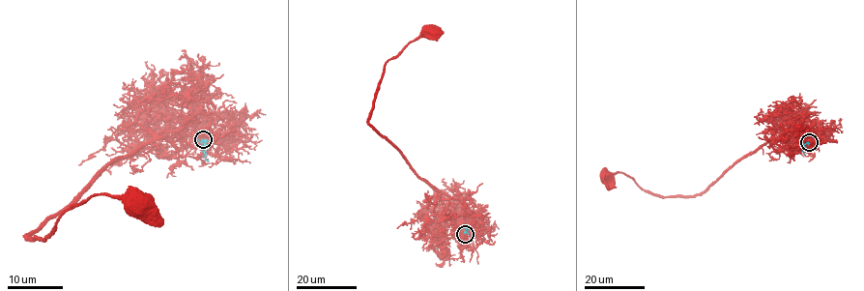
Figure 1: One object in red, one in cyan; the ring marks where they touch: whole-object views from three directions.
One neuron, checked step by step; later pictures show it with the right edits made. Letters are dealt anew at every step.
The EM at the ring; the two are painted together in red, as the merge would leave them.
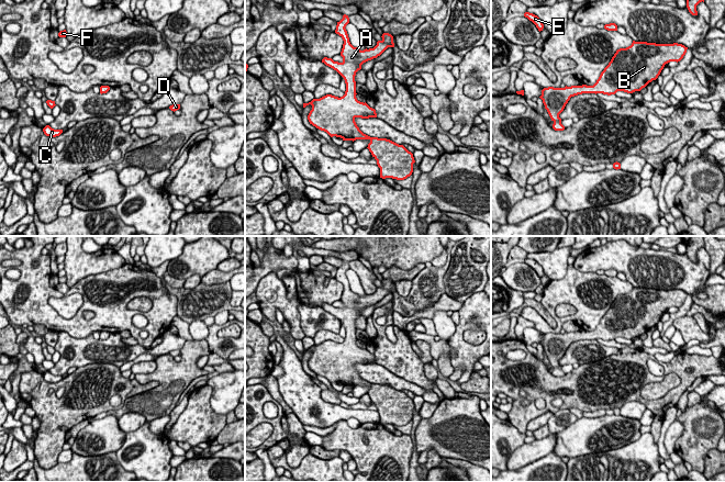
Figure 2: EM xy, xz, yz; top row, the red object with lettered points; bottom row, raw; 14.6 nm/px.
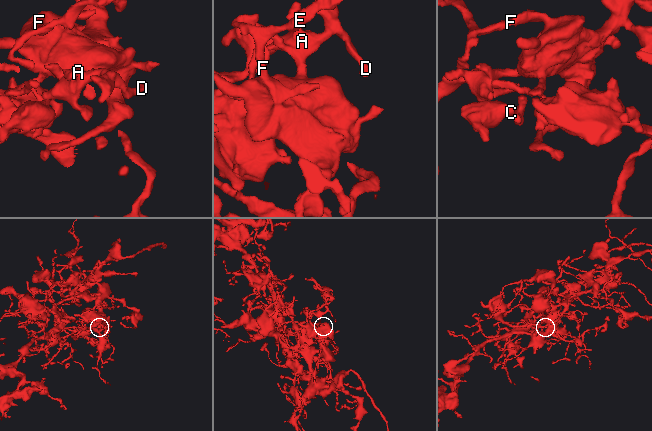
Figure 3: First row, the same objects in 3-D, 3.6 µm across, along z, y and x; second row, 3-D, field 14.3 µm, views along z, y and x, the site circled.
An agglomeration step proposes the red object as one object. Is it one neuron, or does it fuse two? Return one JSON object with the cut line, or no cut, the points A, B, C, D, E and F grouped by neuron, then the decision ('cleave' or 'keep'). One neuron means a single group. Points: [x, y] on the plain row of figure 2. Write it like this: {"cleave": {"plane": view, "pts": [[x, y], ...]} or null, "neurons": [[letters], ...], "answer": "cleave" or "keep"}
{"cleave": null, "neurons": [["A", "B", "C", "D", "E", "F"]], "answer": "keep"}

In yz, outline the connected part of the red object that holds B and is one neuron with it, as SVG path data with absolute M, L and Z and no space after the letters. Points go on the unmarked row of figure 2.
M633 287L631 292L616 296L593 332L544 334L539 344L554 368L553 374L555 377L565 375L559 360L564 357L571 343L582 339L611 341L617 337L627 339L640 337L649 328L658 324L666 310L680 307L687 295L688 293L678 289L656 290Z

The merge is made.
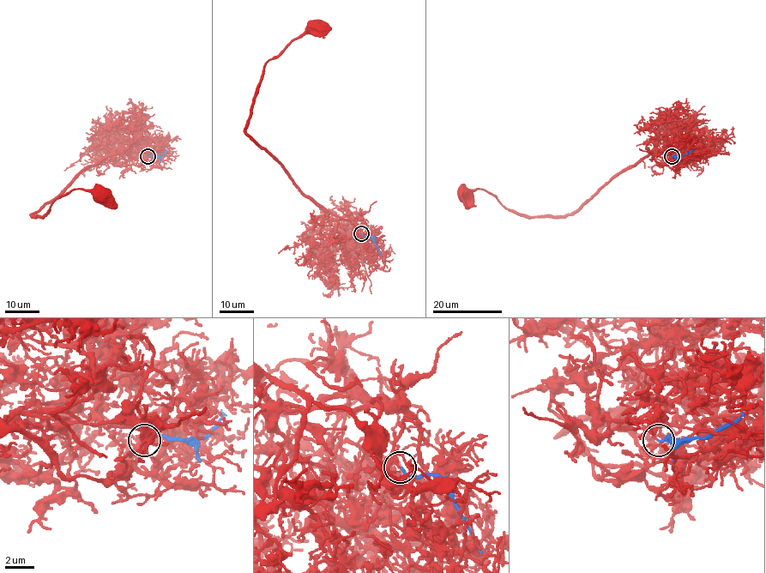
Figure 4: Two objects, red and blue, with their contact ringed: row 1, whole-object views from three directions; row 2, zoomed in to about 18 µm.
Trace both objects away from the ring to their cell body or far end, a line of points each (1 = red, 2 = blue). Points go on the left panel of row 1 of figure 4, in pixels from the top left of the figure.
1: (147, 156), (115, 149), (87, 165), (32, 214), (42, 216), (57, 199), (75, 189), (100, 193)
2: (147, 156), (161, 155), (165, 148)

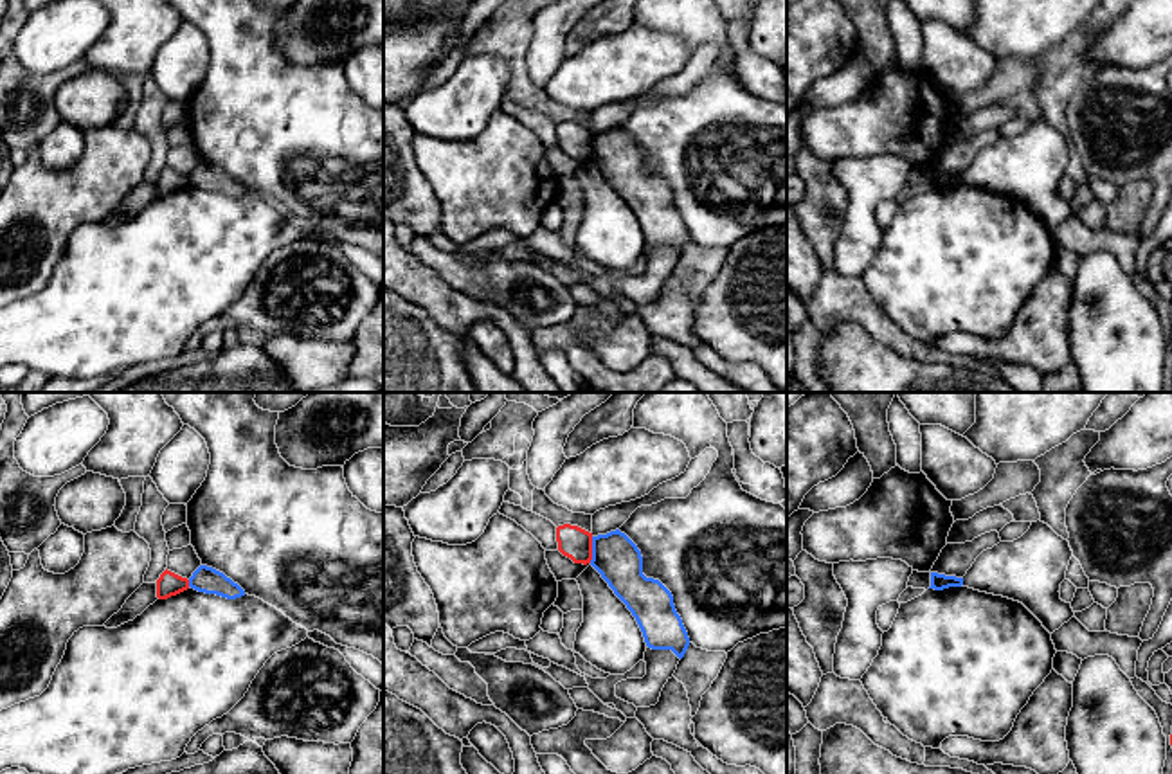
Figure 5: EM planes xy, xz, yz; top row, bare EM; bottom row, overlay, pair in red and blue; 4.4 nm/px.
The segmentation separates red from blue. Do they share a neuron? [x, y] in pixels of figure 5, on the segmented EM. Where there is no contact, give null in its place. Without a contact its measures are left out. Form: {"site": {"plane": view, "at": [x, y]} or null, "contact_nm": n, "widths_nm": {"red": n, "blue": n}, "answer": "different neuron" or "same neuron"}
{"site": {"plane": "xz", "at": [591, 549]}, "contact_nm": 120, "widths_nm": {"red": 140, "blue": 200}, "answer": "different neuron"}

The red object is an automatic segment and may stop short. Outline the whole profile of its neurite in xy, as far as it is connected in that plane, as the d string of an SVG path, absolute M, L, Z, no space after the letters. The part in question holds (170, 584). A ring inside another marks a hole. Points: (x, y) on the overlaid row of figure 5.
M164 571L157 580L157 598L167 599L189 589L189 580L182 578L171 571Z

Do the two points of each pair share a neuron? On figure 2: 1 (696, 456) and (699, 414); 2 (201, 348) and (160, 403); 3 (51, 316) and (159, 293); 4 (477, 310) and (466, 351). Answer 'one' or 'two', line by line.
1: one
2: one
3: one
4: one

